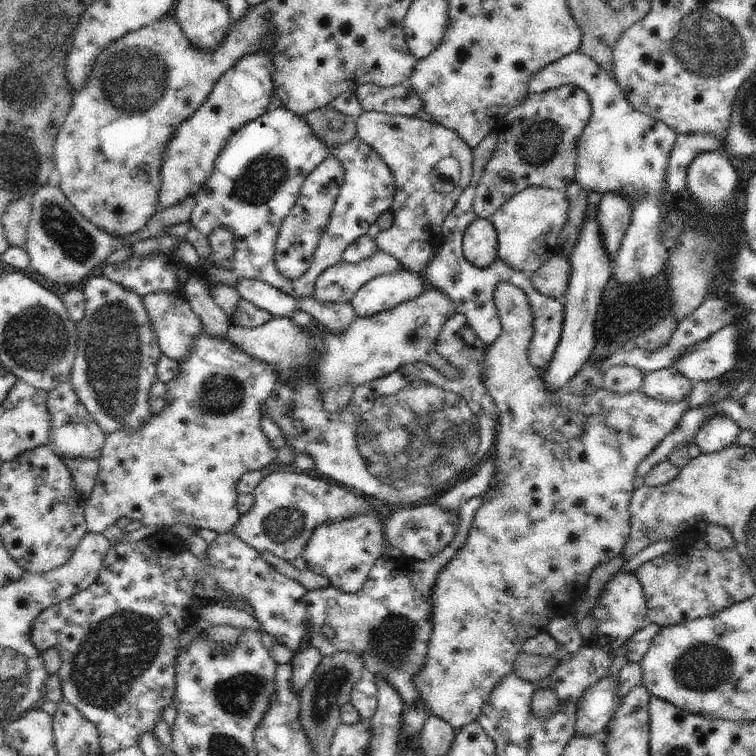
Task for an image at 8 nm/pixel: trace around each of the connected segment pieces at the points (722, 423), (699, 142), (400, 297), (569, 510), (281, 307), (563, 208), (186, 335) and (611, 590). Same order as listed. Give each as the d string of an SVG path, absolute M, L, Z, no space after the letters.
M714 414L696 431L693 443L697 444L704 454L722 450L735 444L741 428L726 414Z
M677 135L666 169L666 191L680 192L686 187L687 170L698 154L720 150L722 140L712 135Z
M404 268L389 275L380 275L355 292L350 304L360 318L370 318L418 298L424 282L415 271Z
M500 283L493 292L494 302L501 318L501 333L494 341L493 345L487 347L485 358L485 369L483 372L484 384L487 386L489 393L495 402L498 411L499 427L497 429L497 440L494 449L490 454L495 455L496 472L491 476L488 488L481 494L483 501L476 510L472 519L469 533L463 547L456 553L452 560L447 562L444 570L441 570L436 577L436 582L432 587L432 634L428 642L428 656L424 660L424 668L416 674L416 690L420 694L421 701L432 715L438 716L448 722L456 732L462 729L466 724L477 721L480 712L484 710L482 706L488 702L490 692L494 686L512 674L514 662L518 654L522 651L522 646L529 639L538 634L548 631L552 619L558 620L565 617L568 608L582 596L582 588L590 578L592 572L600 564L606 564L612 558L616 558L623 552L624 545L630 534L629 504L632 493L634 492L634 478L636 478L637 466L646 458L655 446L667 436L667 434L682 422L684 414L688 412L688 398L682 402L662 402L648 398L642 392L632 391L627 393L615 393L607 388L599 388L588 398L579 395L568 395L566 386L556 390L548 389L549 386L545 378L536 374L528 360L528 347L533 337L535 328L533 326L533 312L528 302L527 296L523 290L510 283Z
M242 279L235 289L242 299L268 310L273 317L290 317L297 309L295 298L260 279Z
M532 185L515 194L487 219L495 226L498 241L498 256L518 272L528 276L536 272L558 251L558 238L569 211L567 194Z
M180 284L180 291L168 292L159 290L143 297L143 305L148 313L152 330L155 332L161 351L168 358L183 363L189 359L189 354L203 333L204 326L200 316L192 311L186 295L184 286Z
M616 574L600 594L597 603L591 611L578 623L578 631L586 646L599 648L609 656L616 655L617 651L636 631L648 624L646 599L644 598L643 586L635 574Z

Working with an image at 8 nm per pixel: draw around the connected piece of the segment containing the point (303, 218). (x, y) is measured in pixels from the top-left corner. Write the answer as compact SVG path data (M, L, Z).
M337 156L325 158L307 177L299 191L299 197L287 217L275 244L275 264L288 280L299 279L311 264L314 251L318 248L329 225L335 202L342 183L345 181L345 168Z

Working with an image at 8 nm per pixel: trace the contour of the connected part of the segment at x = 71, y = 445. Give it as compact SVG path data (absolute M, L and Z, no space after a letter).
M69 380L60 383L54 390L47 393L47 407L51 414L49 446L52 452L60 458L97 459L100 456L107 436L88 414Z

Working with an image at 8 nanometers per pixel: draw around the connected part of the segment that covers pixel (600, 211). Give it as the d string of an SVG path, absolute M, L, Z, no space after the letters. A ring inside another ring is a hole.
M620 191L605 192L597 204L597 217L607 253L613 263L621 240L630 226L632 202Z

